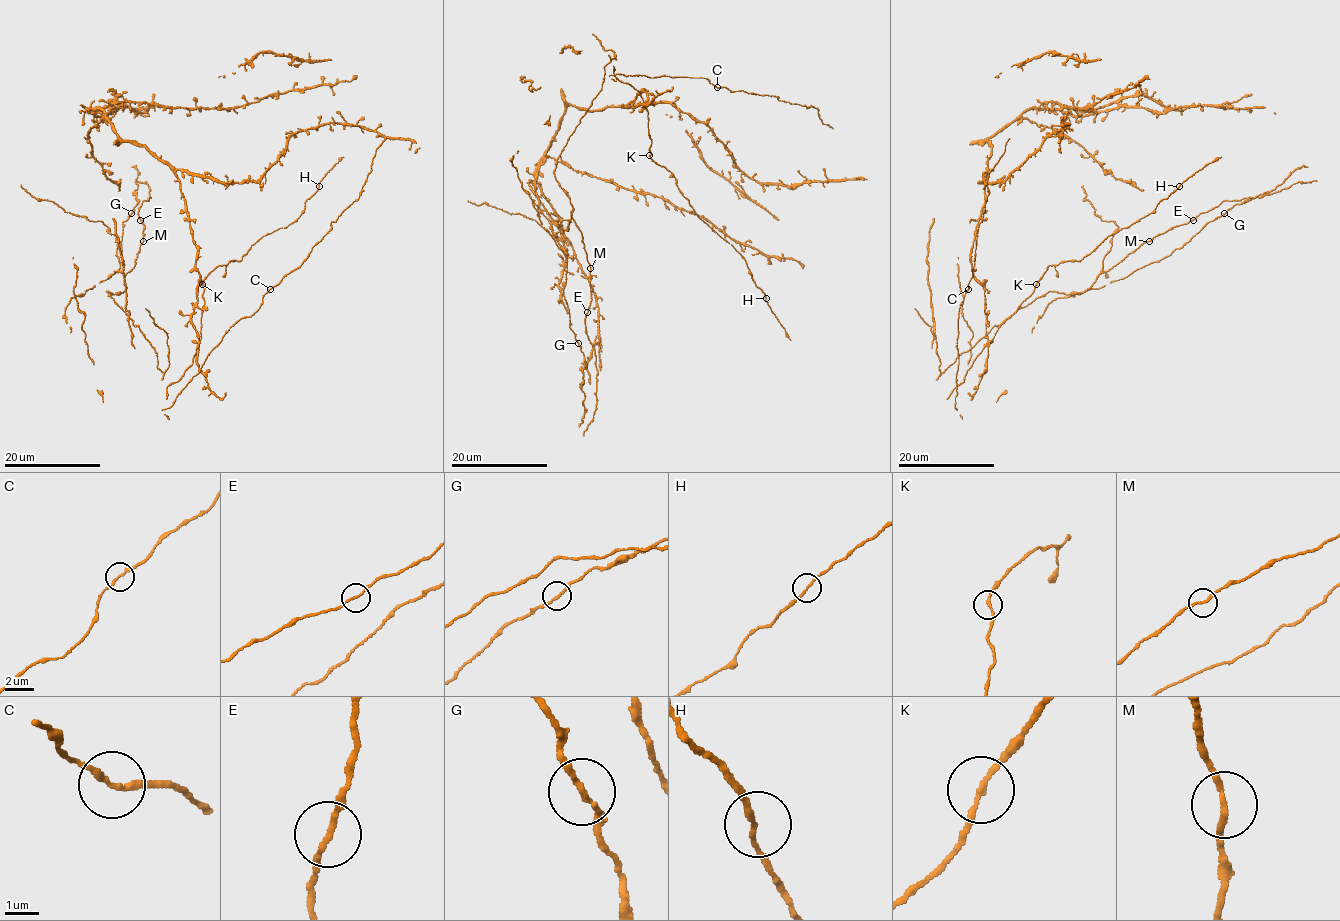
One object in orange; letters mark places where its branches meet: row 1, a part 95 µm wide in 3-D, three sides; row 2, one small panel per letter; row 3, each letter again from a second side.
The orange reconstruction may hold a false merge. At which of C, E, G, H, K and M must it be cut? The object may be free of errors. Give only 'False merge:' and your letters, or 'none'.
False merge: none

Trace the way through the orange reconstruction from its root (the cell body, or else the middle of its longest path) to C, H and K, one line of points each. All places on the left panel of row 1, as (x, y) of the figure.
C: (195, 329), (198, 346), (193, 363), (166, 390), (174, 400), (225, 332), (251, 316), (270, 289)
H: (195, 329), (199, 340), (202, 281), (207, 275), (230, 260), (240, 260), (264, 235), (294, 222), (320, 186)
K: (195, 329), (199, 340), (202, 285)

